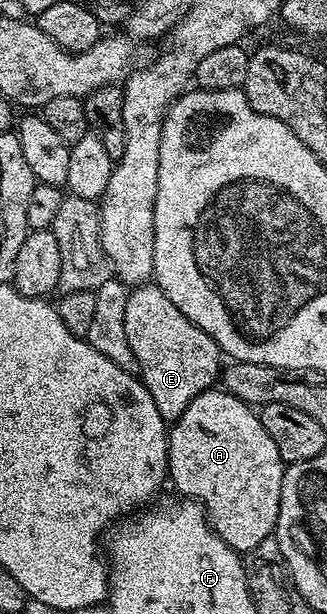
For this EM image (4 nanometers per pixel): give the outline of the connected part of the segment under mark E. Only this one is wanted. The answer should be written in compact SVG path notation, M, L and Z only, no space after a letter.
M140 285L131 291L129 301L125 301L125 337L129 337L129 346L133 348L133 353L137 353L141 382L165 420L178 419L193 397L202 391L212 390L220 378L221 352L213 337L193 325L189 317L185 317L185 313L181 313L181 309L177 309L177 305L173 305L173 301L169 301L167 294L157 285Z

